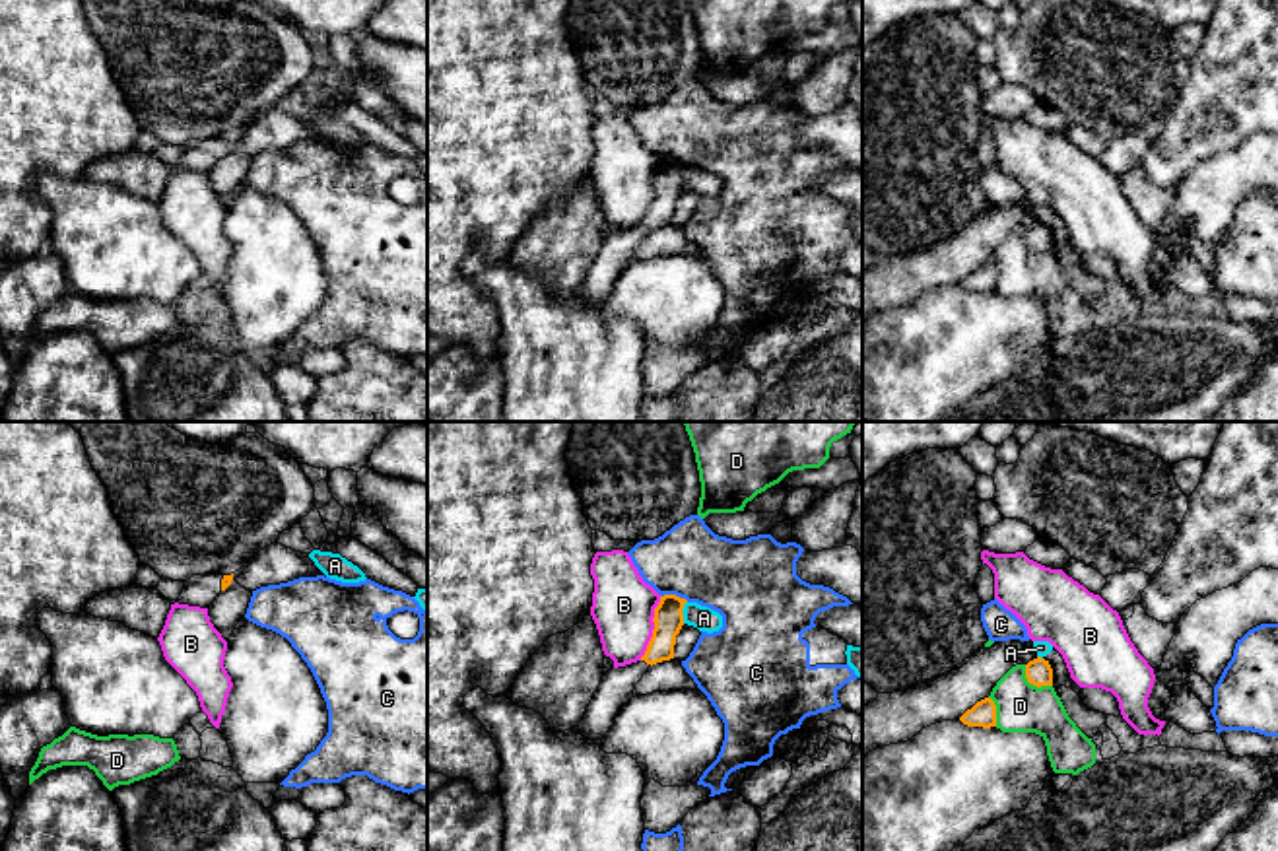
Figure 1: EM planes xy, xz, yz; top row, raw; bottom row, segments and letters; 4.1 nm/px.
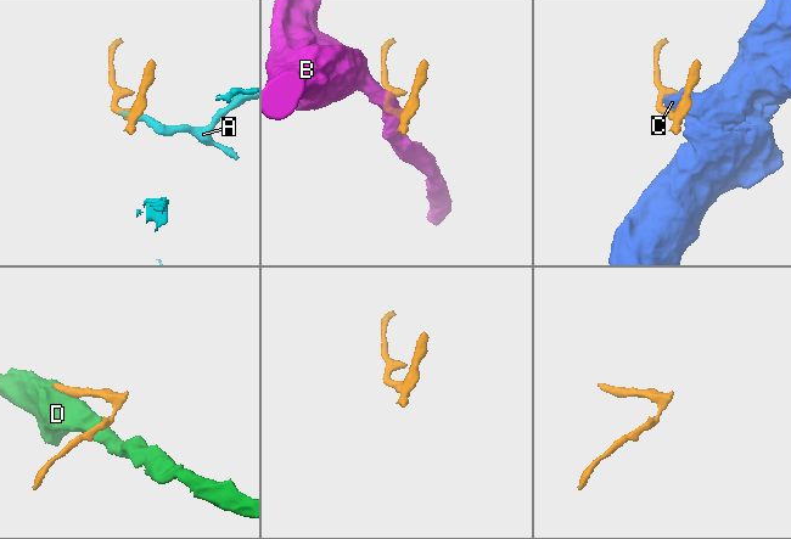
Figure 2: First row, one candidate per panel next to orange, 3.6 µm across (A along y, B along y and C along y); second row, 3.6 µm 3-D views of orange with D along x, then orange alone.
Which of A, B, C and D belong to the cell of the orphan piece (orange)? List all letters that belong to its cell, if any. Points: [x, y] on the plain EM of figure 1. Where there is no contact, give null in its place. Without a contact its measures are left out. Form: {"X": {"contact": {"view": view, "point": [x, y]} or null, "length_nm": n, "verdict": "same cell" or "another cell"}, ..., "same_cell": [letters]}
{"A": {"contact": {"view": "xz", "point": [680, 177]}, "length_nm": 100, "verdict": "another cell"}, "B": {"contact": {"view": "xz", "point": [655, 193]}, "length_nm": 280, "verdict": "another cell"}, "C": {"contact": {"view": "xz", "point": [674, 160]}, "length_nm": 120, "verdict": "another cell"}, "D": {"contact": {"view": "yz", "point": [1032, 247]}, "length_nm": 150, "verdict": "another cell"}, "same_cell": []}

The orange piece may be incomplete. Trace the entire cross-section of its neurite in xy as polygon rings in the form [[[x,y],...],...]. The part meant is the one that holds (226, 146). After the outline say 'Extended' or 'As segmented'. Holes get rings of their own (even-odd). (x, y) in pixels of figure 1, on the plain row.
[[[208,138],[208,140],[194,140],[185,148],[185,153],[179,161],[179,169],[200,171],[208,173],[216,161],[225,155],[233,146],[231,140]]]. Extended

